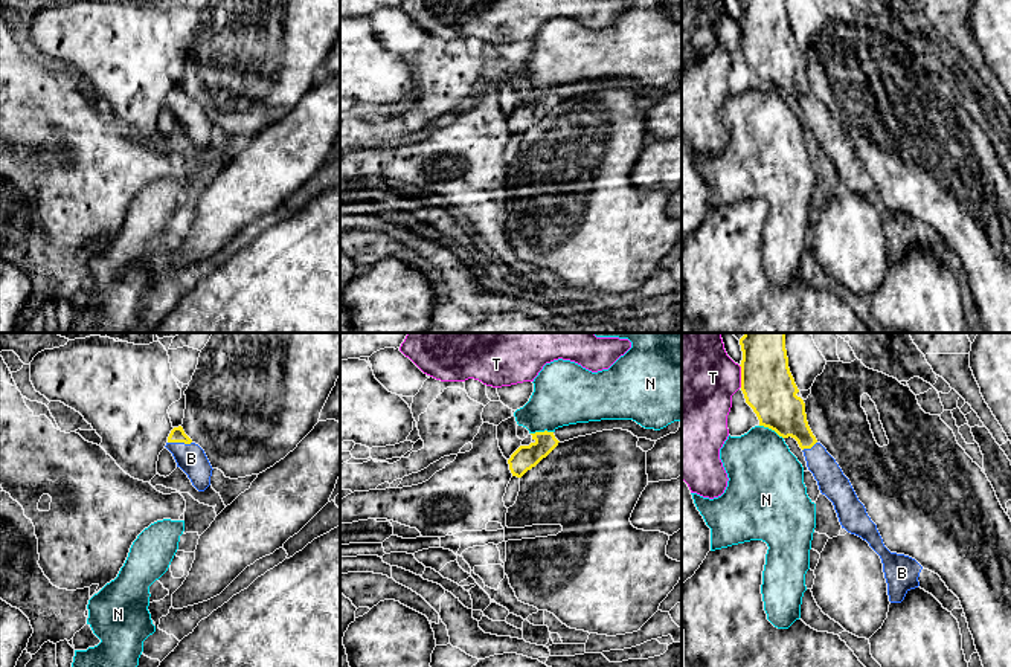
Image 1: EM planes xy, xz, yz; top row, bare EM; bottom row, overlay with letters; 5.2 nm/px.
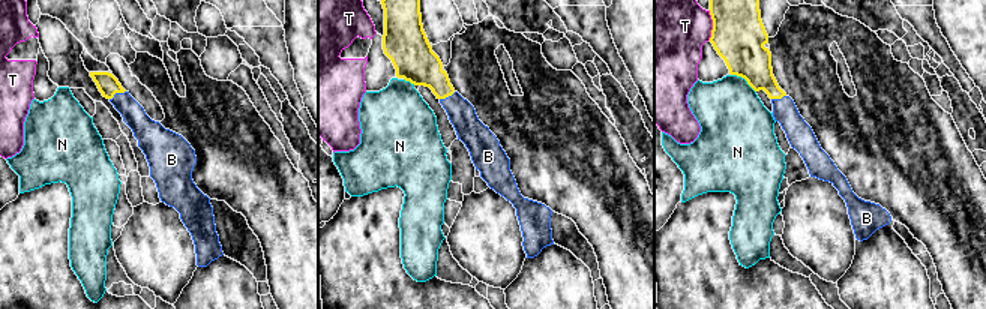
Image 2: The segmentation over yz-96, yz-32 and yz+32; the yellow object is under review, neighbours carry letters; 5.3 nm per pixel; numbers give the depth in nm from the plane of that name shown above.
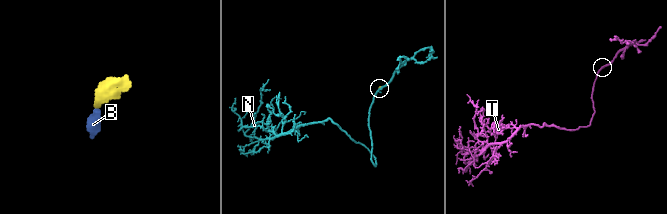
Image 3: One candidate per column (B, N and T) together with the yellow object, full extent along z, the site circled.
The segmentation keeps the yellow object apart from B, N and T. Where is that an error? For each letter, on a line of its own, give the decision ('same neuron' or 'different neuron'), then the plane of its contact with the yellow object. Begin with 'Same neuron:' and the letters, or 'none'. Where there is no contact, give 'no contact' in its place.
Same neuron: B
B: same neuron; meets yellow in xy
N: different neuron; meets yellow in yz
T: different neuron; meets yellow in yz

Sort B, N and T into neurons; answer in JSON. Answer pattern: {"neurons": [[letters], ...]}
{"neurons": [["B"], ["N"], ["T"]]}

